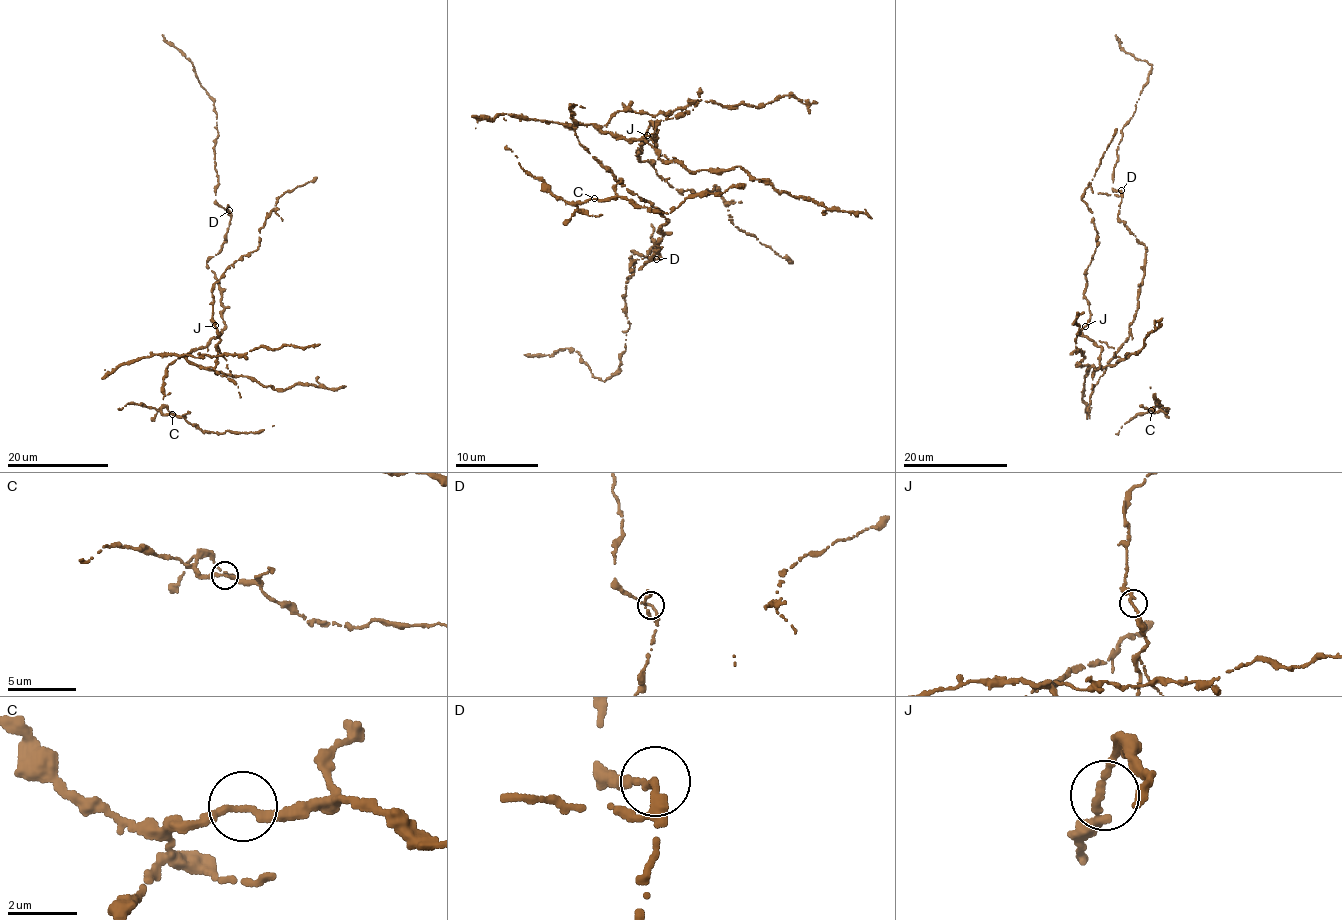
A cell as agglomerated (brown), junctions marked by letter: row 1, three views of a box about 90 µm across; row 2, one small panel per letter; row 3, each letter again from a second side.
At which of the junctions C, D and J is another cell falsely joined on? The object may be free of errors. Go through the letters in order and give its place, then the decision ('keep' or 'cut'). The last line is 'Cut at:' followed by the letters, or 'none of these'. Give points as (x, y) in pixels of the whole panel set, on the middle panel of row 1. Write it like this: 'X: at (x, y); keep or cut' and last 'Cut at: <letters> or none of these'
C: at (594, 198); keep
D: at (656, 259); keep
J: at (647, 135); keep
Cut at: none of these

